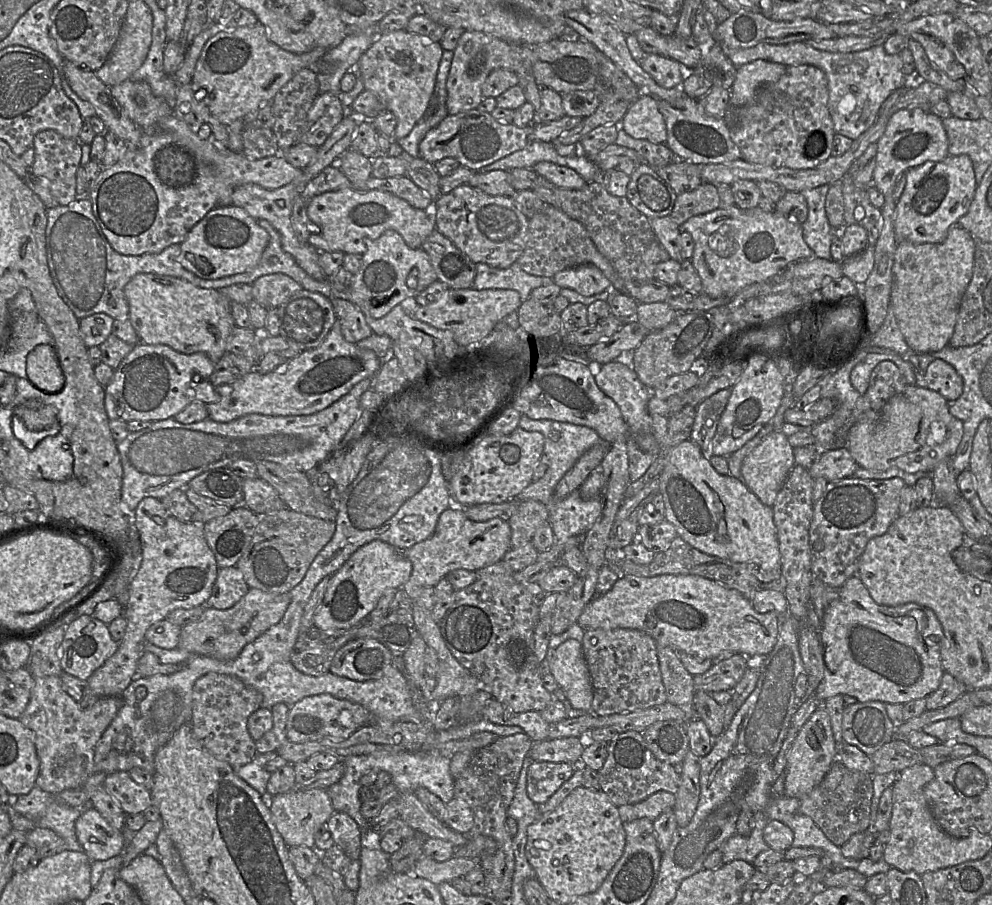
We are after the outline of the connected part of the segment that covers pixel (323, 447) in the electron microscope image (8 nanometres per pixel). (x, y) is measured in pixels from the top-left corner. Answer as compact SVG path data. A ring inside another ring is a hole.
M373 377L366 378L358 382L356 385L354 385L347 394L342 396L340 399L338 399L336 402L334 402L327 408L322 409L313 414L309 414L309 415L267 416L267 415L262 415L262 414L248 414L248 415L239 417L233 421L226 422L226 423L216 422L214 420L211 420L210 418L207 418L200 422L195 422L191 424L183 424L183 423L176 421L174 418L168 418L164 420L154 421L148 427L140 431L129 432L128 435L123 440L117 442L116 444L117 450L120 455L122 469L123 469L121 500L124 504L124 508L130 511L135 511L138 503L145 497L154 497L154 498L161 500L166 495L168 495L169 493L171 493L172 491L176 489L182 489L182 488L187 487L190 480L193 479L195 476L207 470L211 470L211 469L215 469L219 467L228 467L233 461L236 461L239 459L248 459L254 462L261 461L261 460L271 461L271 462L280 464L281 466L285 467L286 469L290 471L308 472L312 470L313 468L315 468L316 466L318 466L322 461L326 459L327 456L331 454L331 452L341 442L341 440L343 439L347 431L350 429L350 427L358 419L361 413L361 410L362 410L360 407L360 397L366 390L370 389L372 384L373 384Z

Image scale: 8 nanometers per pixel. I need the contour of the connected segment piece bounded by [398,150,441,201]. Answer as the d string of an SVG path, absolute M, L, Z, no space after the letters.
M403 150L398 156L406 162L406 176L408 176L422 191L433 201L441 195L439 180L440 176L434 168L434 164L420 157L412 157Z

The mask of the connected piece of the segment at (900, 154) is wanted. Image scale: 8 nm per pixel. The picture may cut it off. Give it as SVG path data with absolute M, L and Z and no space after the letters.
M919 108L899 110L891 115L884 134L877 141L876 165L868 187L875 186L883 195L890 195L901 174L927 161L942 161L948 155L948 138L941 118Z

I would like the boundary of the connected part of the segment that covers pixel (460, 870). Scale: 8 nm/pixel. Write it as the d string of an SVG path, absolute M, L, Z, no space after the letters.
M422 856L413 866L413 873L439 885L456 878L463 878L477 866L475 860L463 856L452 857L444 862Z

